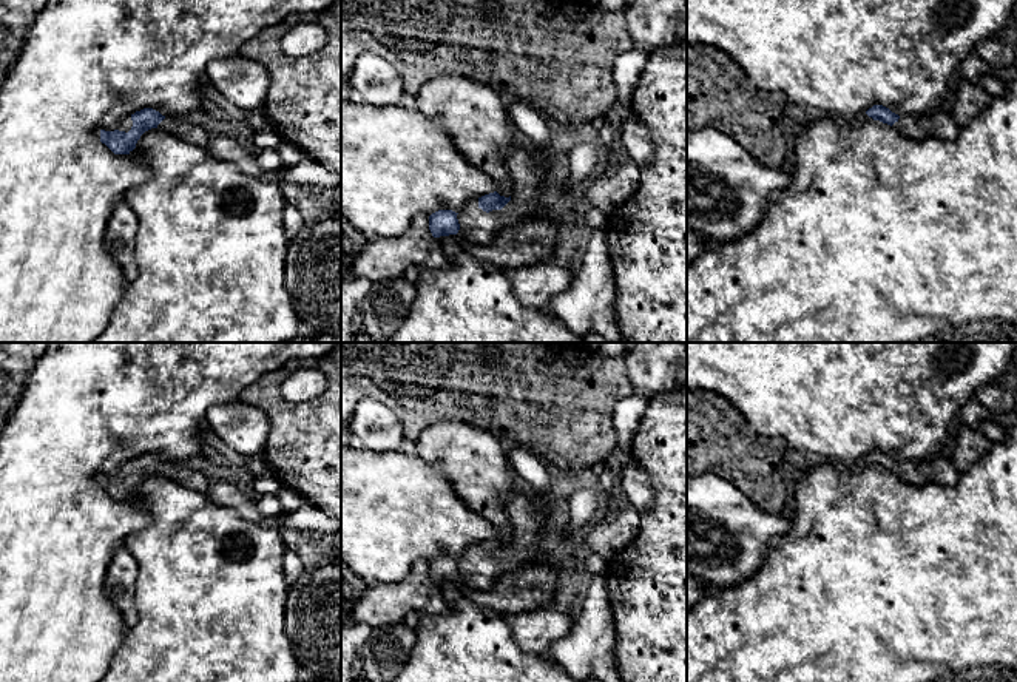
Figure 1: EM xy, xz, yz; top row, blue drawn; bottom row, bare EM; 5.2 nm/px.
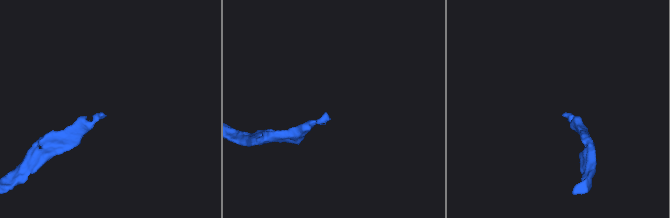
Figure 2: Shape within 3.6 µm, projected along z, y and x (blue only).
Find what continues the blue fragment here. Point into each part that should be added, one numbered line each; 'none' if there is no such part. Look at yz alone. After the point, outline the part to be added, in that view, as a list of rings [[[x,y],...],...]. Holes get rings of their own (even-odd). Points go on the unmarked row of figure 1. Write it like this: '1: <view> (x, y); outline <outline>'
1: yz (908, 471); outline [[[903,460],[900,464],[892,471],[898,478],[906,483],[918,484],[923,481],[923,475],[917,468],[917,463]]]

